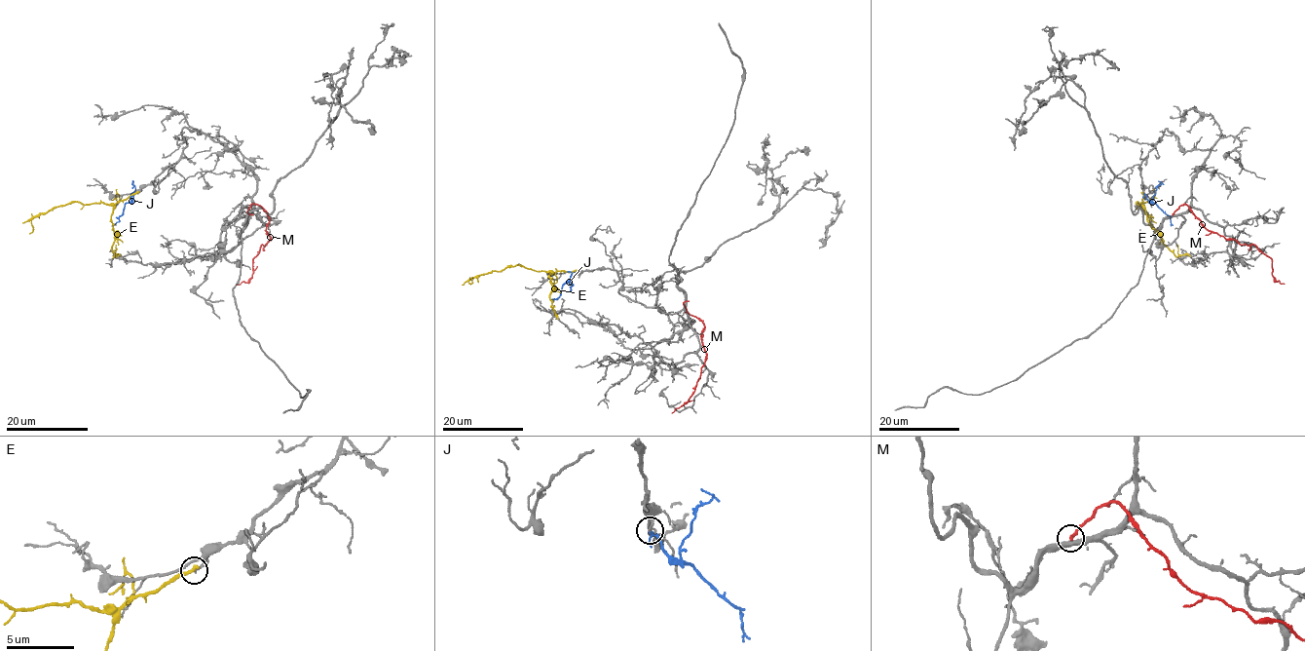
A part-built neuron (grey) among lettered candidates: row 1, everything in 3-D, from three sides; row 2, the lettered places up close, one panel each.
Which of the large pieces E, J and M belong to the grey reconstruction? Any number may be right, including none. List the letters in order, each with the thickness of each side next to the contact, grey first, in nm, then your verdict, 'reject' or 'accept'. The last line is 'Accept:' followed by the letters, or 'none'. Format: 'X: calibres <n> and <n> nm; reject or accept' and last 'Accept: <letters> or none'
E: calibres 200 and 280 nm; reject
J: calibres 190 and 160 nm; accept
M: calibres 360 and 300 nm; reject
Accept: J

